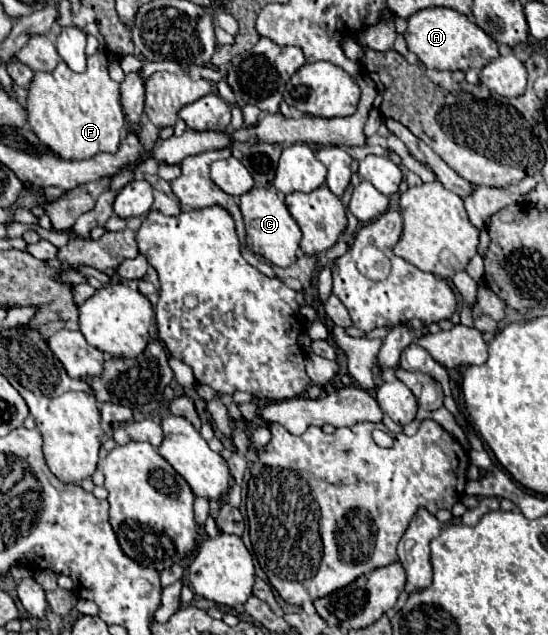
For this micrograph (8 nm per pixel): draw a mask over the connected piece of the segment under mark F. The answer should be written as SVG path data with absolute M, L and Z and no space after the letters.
M95 53L87 57L87 71L73 73L63 61L49 73L35 73L35 79L29 87L27 115L33 133L45 143L51 151L57 151L61 159L89 159L97 153L113 153L121 145L121 133L125 127L125 115L119 103L119 83L109 77L107 57Z

